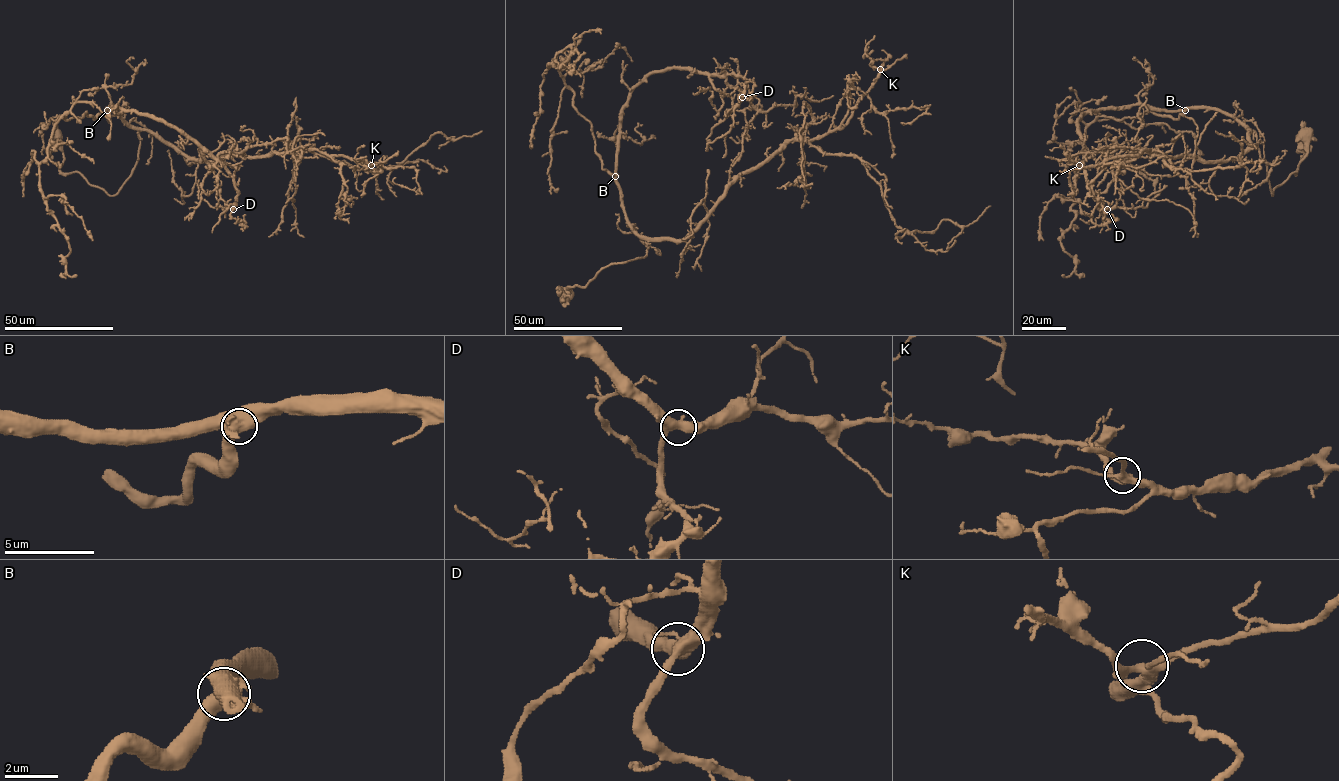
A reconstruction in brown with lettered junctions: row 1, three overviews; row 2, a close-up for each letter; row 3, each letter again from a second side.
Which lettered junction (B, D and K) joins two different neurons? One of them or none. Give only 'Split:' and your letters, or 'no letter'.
Split: no letter

